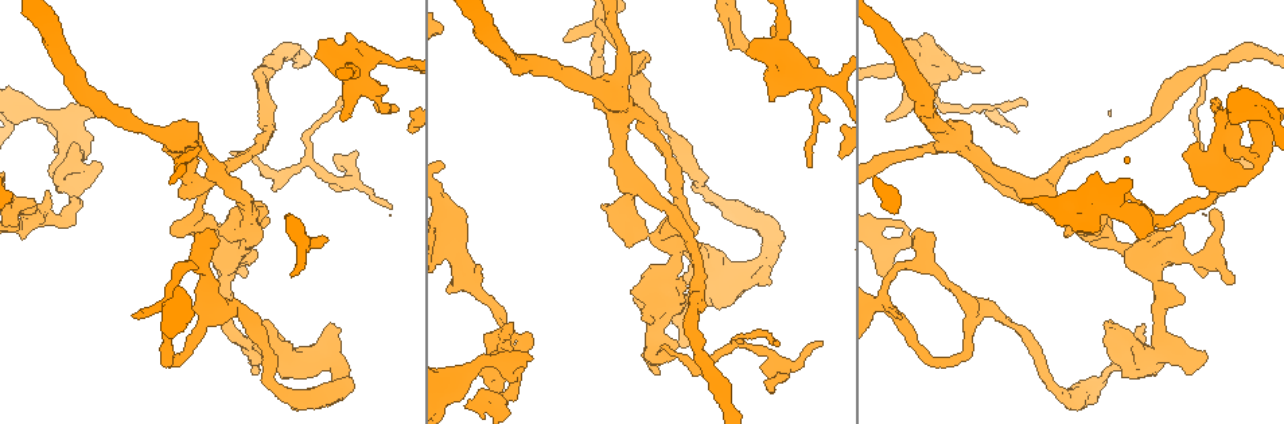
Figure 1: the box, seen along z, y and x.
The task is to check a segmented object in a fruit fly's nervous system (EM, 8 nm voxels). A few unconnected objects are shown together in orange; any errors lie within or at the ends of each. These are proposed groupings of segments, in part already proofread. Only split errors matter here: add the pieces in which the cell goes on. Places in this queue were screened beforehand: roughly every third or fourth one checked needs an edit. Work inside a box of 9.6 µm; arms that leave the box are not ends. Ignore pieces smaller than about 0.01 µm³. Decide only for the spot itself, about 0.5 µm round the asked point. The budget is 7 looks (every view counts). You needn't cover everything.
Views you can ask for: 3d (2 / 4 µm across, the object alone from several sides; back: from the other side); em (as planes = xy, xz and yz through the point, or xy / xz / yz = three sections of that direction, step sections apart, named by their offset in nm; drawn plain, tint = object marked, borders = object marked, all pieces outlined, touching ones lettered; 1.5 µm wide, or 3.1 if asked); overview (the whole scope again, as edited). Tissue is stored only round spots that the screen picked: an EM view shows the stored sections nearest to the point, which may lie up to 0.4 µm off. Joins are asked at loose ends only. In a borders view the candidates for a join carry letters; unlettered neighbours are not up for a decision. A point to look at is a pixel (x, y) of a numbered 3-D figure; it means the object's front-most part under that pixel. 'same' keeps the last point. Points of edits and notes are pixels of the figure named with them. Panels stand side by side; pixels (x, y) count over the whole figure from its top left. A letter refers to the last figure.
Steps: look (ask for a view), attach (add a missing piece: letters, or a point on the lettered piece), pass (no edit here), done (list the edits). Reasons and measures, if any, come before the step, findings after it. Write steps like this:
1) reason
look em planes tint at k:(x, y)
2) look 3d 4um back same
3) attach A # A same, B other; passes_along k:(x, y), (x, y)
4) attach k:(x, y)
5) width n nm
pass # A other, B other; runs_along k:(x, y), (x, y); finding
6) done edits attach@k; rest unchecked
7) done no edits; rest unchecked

free end
look 3d 2um at 1:(661, 345)

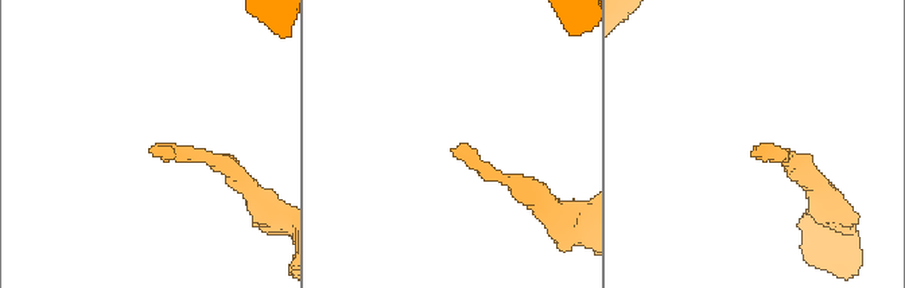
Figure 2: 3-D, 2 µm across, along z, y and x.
need the tissue
look em planes borders at 2:(153, 151)

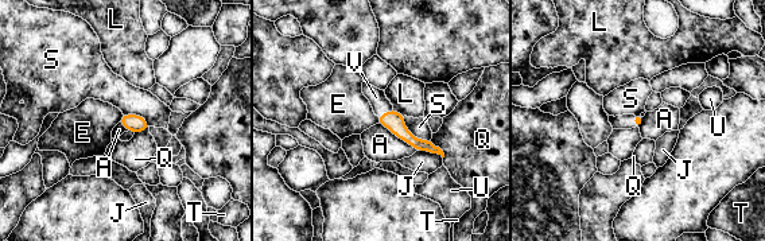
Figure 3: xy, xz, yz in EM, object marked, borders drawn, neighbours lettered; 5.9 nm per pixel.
attach V # A other, E other, J other, L other, Q other, S other, T other, U other, V same; the cell continues

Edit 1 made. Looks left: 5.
free end
look 3d 2um at 1:(1204, 214)

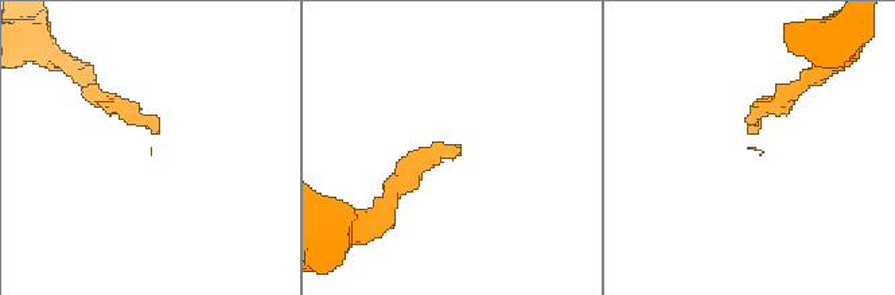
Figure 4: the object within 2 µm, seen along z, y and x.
look em xy step 4 tint at 4:(151, 148)

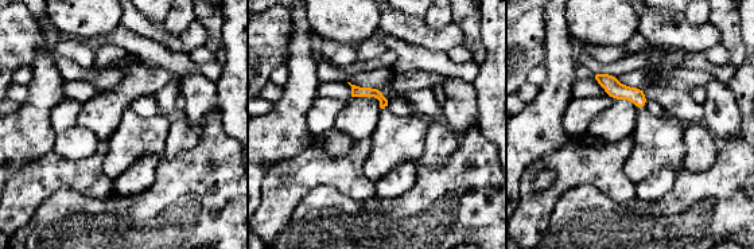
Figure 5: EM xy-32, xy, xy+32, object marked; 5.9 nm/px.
cut it another way
look em planes borders same

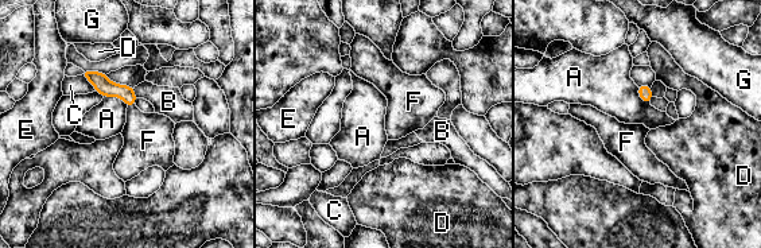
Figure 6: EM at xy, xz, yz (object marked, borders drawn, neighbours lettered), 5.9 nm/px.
attach F # A other, B other, C other, D other, E other, F same, G other; the cell continues

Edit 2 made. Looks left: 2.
look overview

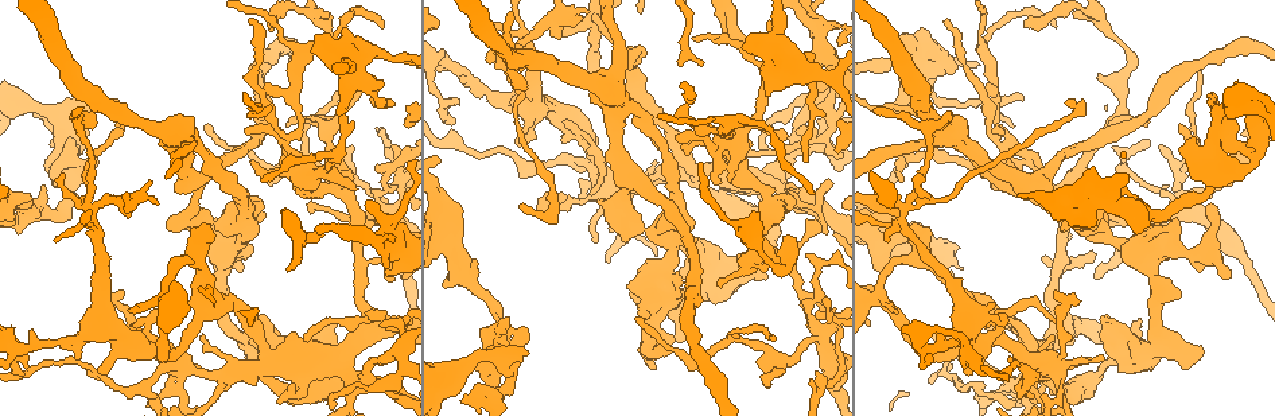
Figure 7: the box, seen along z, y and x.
free end
look em xz step 8 borders at 7:(953, 273)

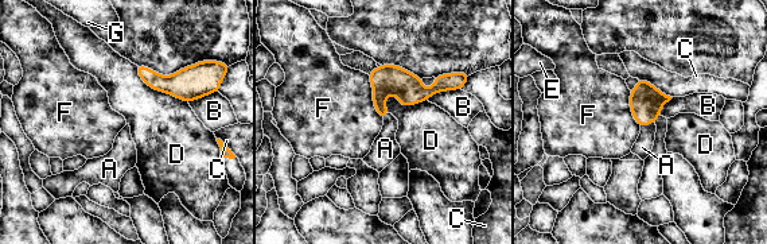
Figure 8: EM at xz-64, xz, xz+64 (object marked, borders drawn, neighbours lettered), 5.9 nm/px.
attach A # A same, B other, C other, D other, E other, F other, G other; it goes on there

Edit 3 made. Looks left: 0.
done edits attach@3, attach@6, attach@8; rest unchecked

